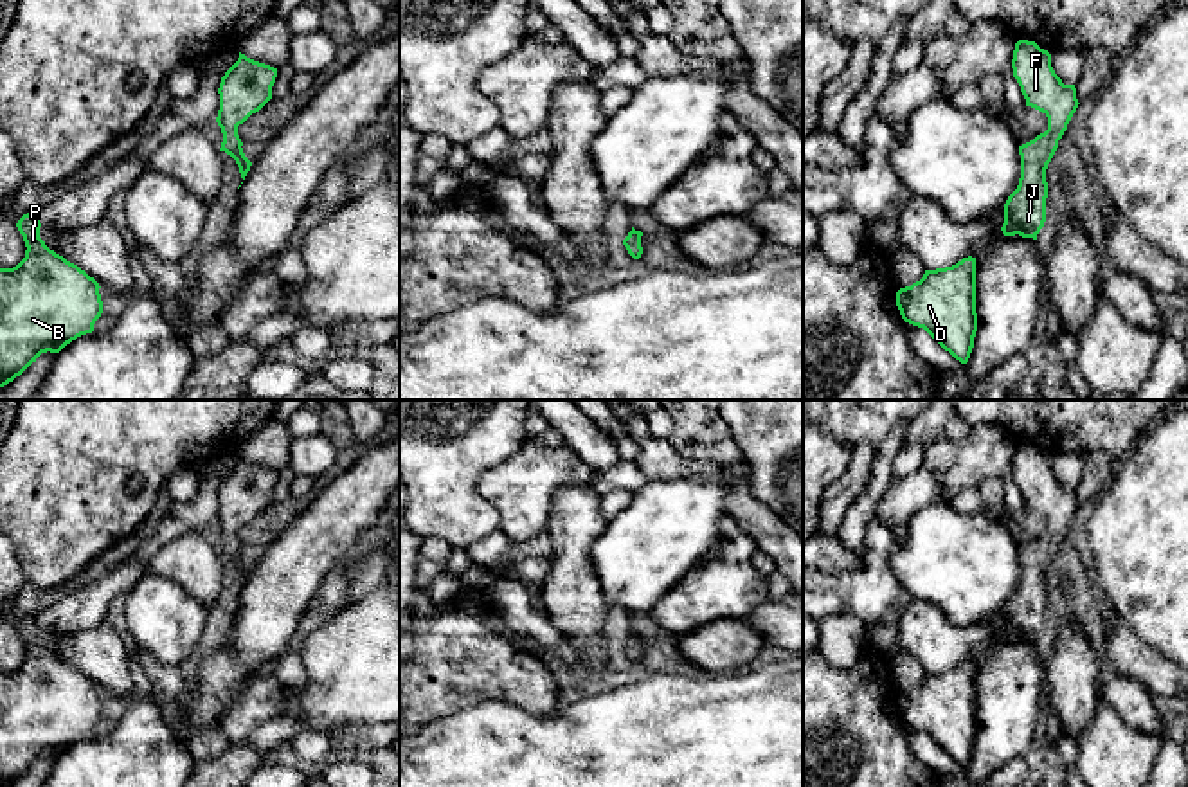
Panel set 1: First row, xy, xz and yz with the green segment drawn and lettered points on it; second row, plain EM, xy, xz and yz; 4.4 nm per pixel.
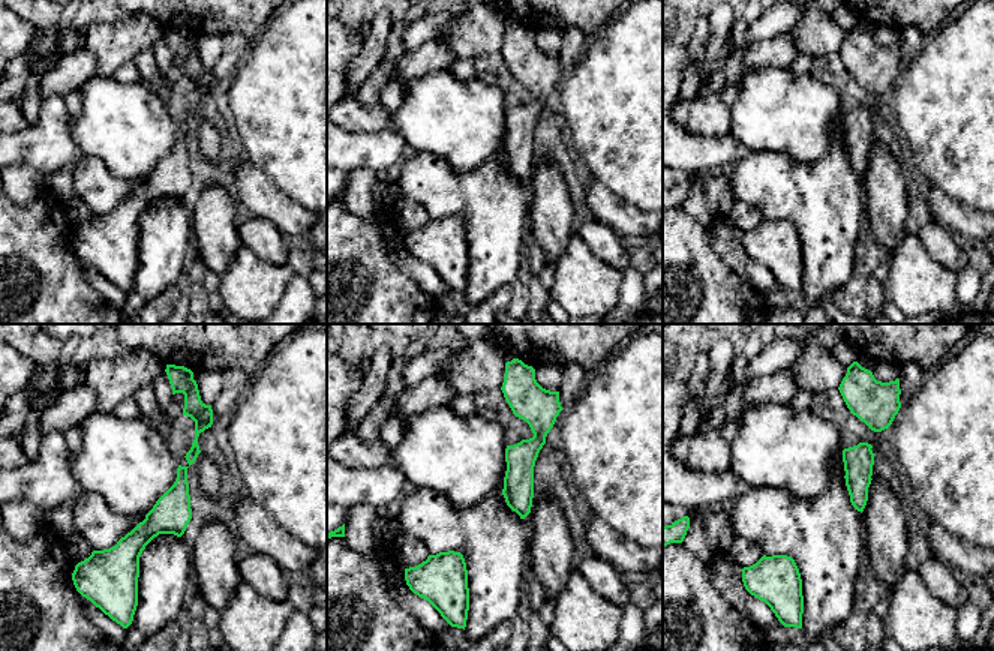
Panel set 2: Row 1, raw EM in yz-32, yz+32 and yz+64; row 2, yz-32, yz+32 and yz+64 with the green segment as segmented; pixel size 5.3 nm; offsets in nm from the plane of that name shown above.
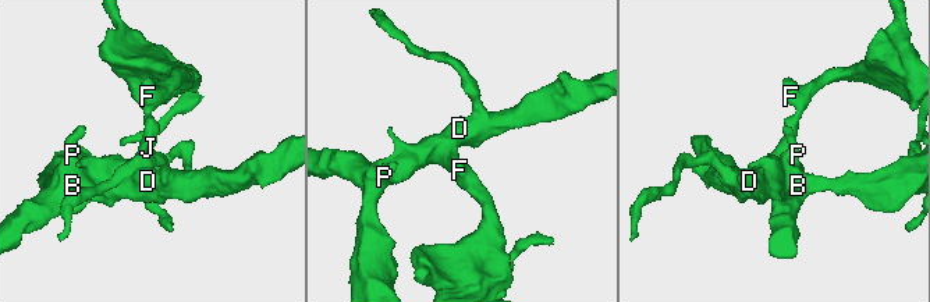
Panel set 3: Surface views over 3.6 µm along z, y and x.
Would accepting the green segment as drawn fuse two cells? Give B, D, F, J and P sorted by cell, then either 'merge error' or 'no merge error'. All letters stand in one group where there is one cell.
B D F J P; no merge error

